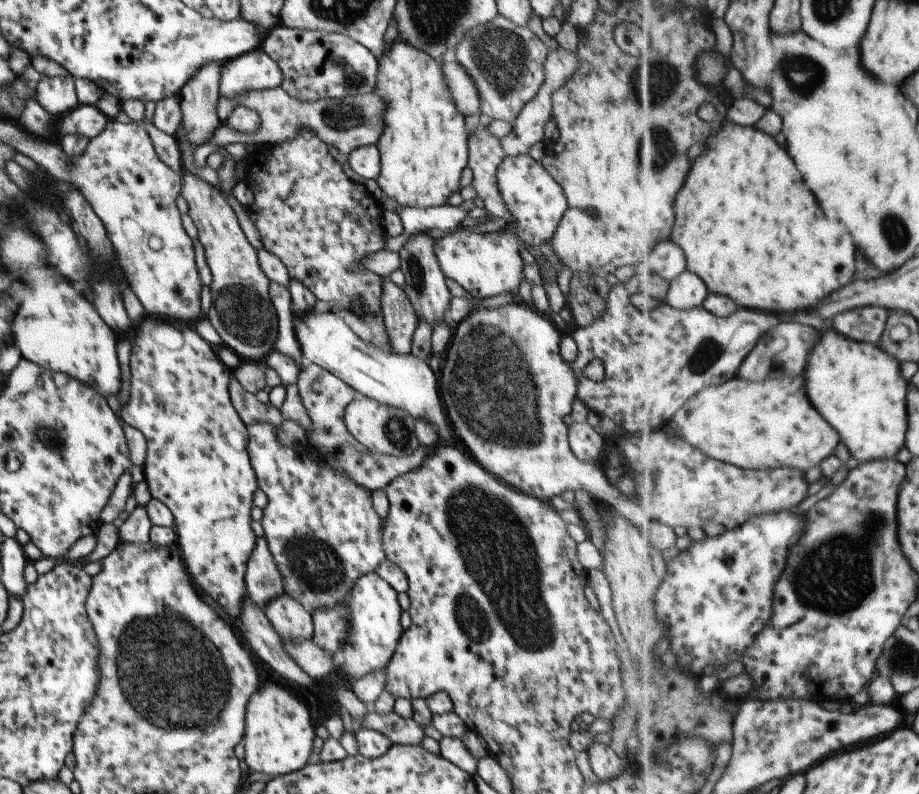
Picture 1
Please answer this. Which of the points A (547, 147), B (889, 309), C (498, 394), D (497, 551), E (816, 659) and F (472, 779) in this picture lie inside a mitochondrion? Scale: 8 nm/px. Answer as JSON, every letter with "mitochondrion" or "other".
{"A":"other","B":"other","C":"mitochondrion","D":"mitochondrion","E":"other","F":"other"}

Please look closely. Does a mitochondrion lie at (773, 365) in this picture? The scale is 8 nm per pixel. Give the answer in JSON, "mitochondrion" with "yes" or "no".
{"mitochondrion":"yes"}

